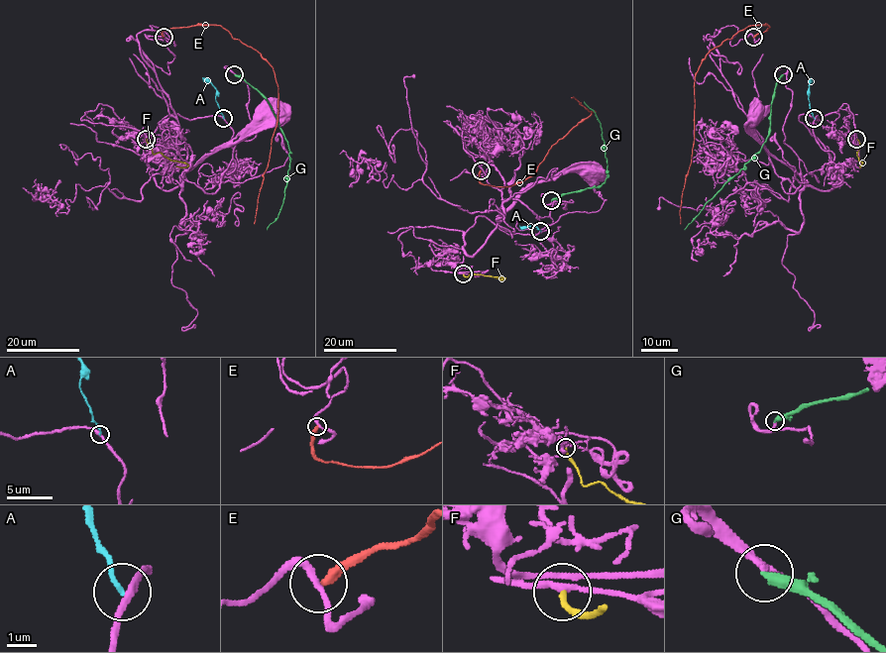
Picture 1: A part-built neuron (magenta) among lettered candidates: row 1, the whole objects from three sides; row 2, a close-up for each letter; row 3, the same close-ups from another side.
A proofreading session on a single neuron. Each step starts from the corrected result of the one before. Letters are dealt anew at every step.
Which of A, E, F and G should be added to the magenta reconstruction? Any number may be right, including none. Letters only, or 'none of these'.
F

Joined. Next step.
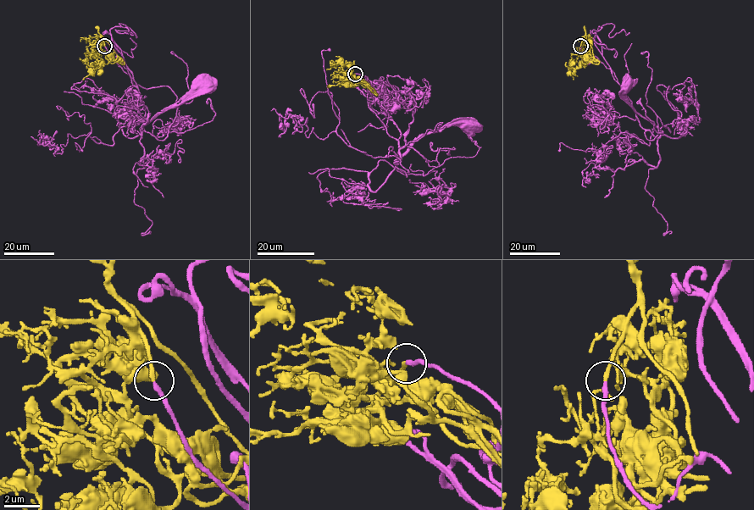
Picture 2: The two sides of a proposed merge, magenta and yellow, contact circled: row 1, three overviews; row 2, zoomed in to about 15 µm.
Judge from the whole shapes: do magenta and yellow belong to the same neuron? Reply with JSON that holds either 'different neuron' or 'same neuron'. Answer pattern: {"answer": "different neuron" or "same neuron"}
{"answer": "same neuron"}

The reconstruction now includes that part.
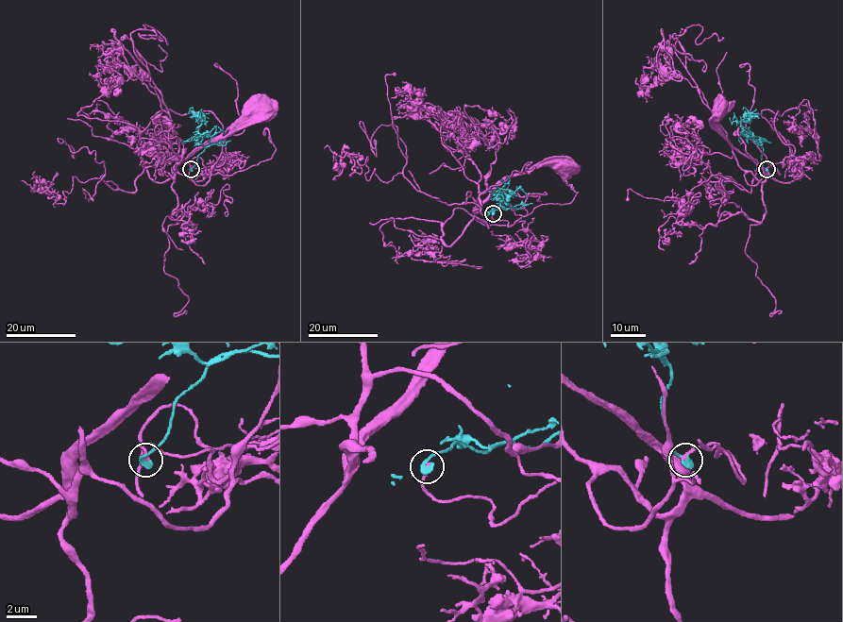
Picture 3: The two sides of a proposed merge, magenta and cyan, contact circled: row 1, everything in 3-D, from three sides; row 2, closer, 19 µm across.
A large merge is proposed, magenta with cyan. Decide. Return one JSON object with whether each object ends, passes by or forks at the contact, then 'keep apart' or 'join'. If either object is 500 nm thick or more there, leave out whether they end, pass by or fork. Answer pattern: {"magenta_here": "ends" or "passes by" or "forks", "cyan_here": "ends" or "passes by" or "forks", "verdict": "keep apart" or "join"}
{"magenta_here": "ends", "cyan_here": "ends", "verdict": "join"}

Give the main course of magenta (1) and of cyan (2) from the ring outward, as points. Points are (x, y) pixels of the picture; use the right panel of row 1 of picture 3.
1: (767, 169), (780, 174), (762, 154), (762, 178), (746, 181), (766, 174), (729, 142), (716, 110)
2: (767, 169), (761, 156), (763, 148), (745, 128), (742, 133), (745, 136), (741, 132), (744, 130), (750, 134)

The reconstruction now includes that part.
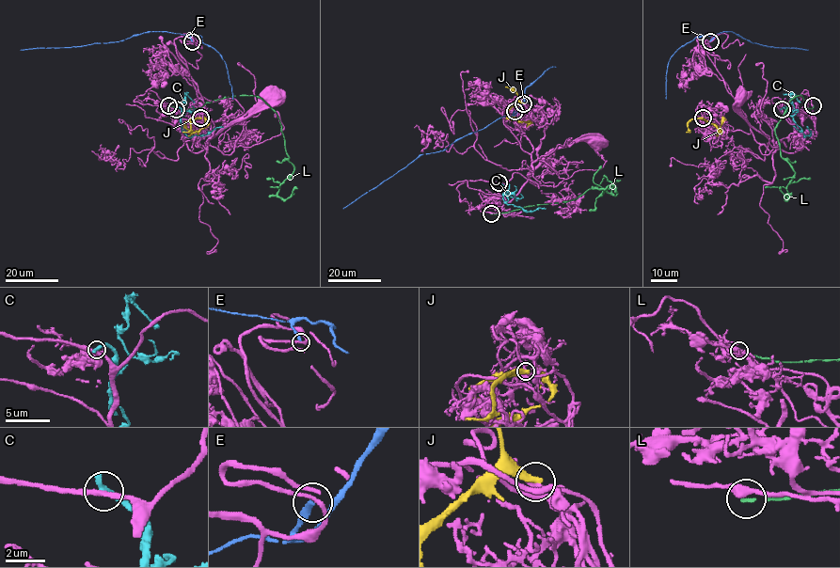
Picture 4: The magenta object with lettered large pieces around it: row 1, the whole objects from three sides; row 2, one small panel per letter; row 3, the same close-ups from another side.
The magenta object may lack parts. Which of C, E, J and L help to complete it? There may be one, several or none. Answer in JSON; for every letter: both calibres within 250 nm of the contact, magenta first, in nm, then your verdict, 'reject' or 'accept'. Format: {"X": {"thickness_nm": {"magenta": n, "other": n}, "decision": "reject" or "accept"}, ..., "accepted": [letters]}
{"C": {"thickness_nm": {"magenta": 280, "other": 360}, "decision": "reject"}, "E": {"thickness_nm": {"magenta": 200, "other": 240}, "decision": "reject"}, "J": {"thickness_nm": {"magenta": 200, "other": 420}, "decision": "reject"}, "L": {"thickness_nm": {"magenta": 360, "other": 150}, "decision": "reject"}, "accepted": []}

